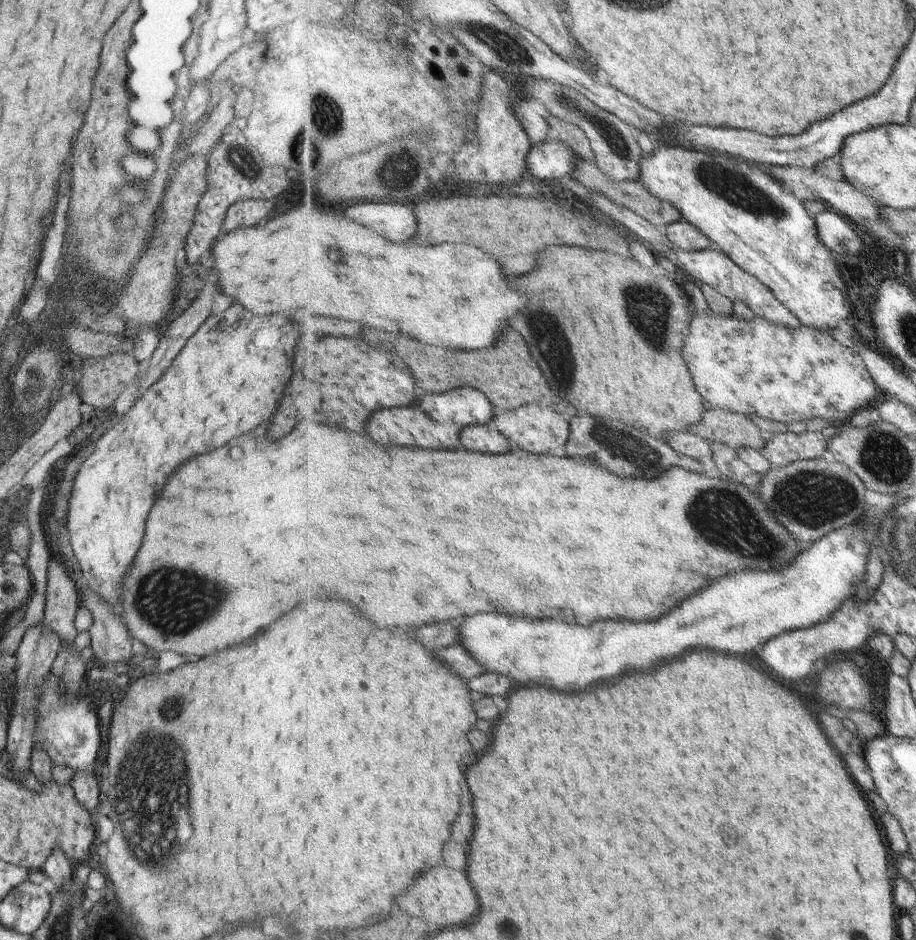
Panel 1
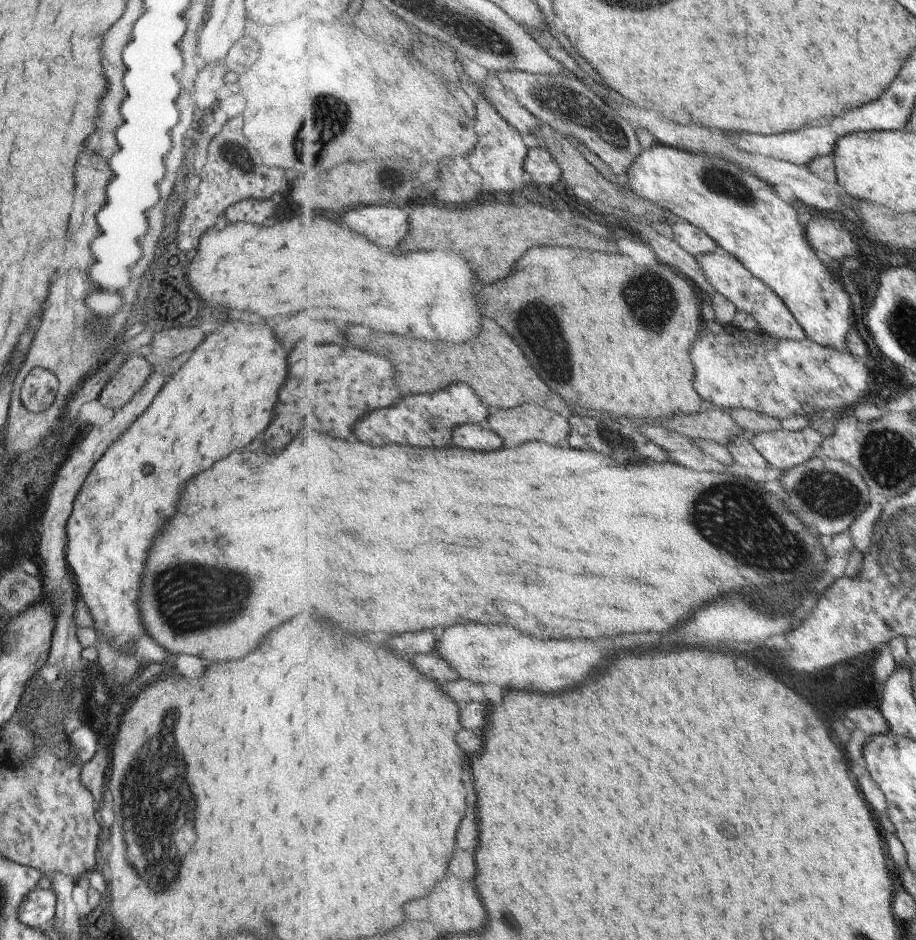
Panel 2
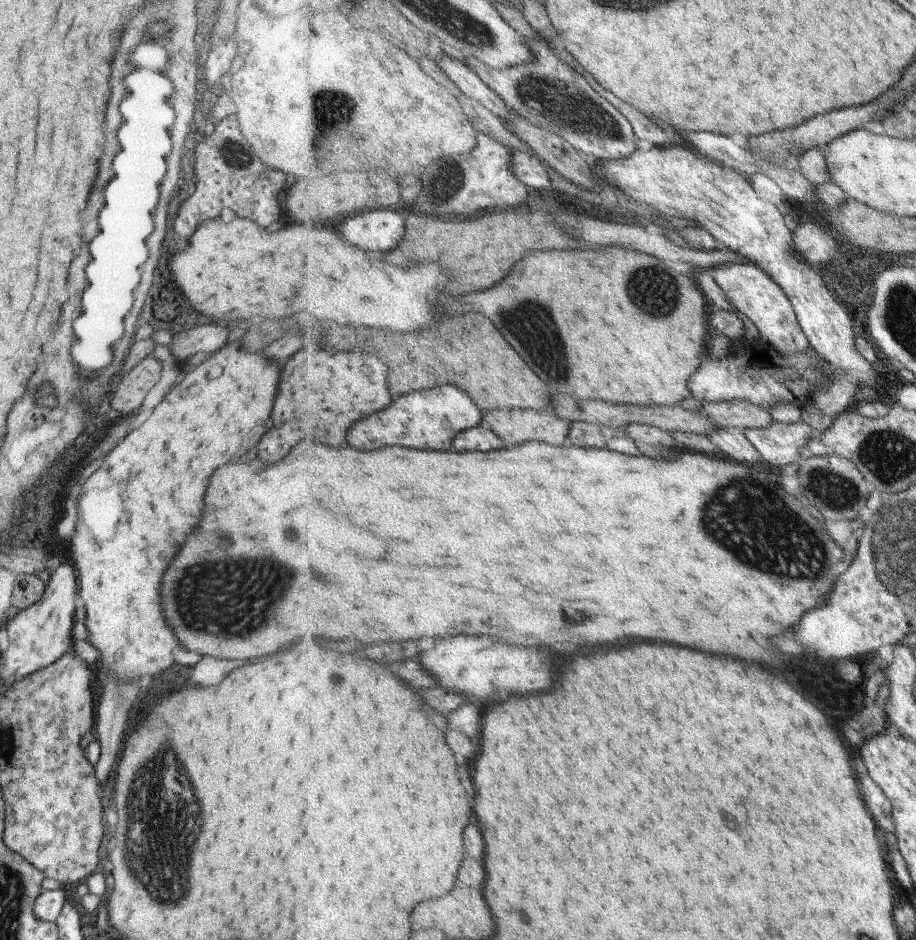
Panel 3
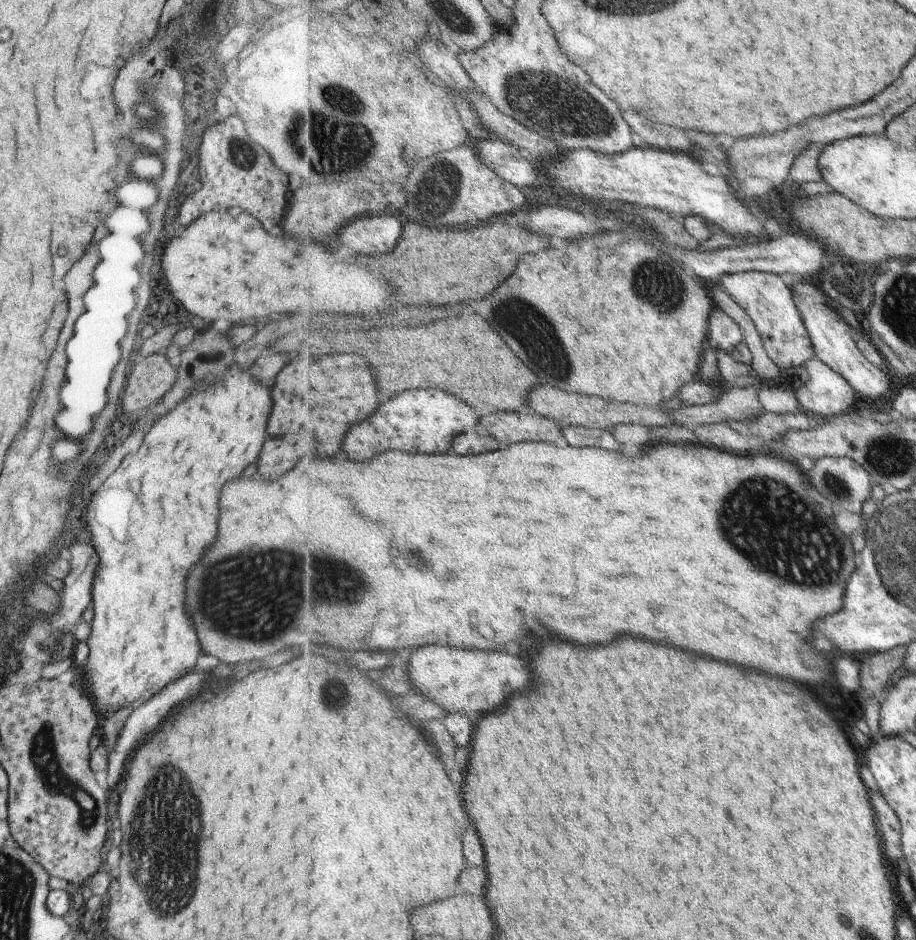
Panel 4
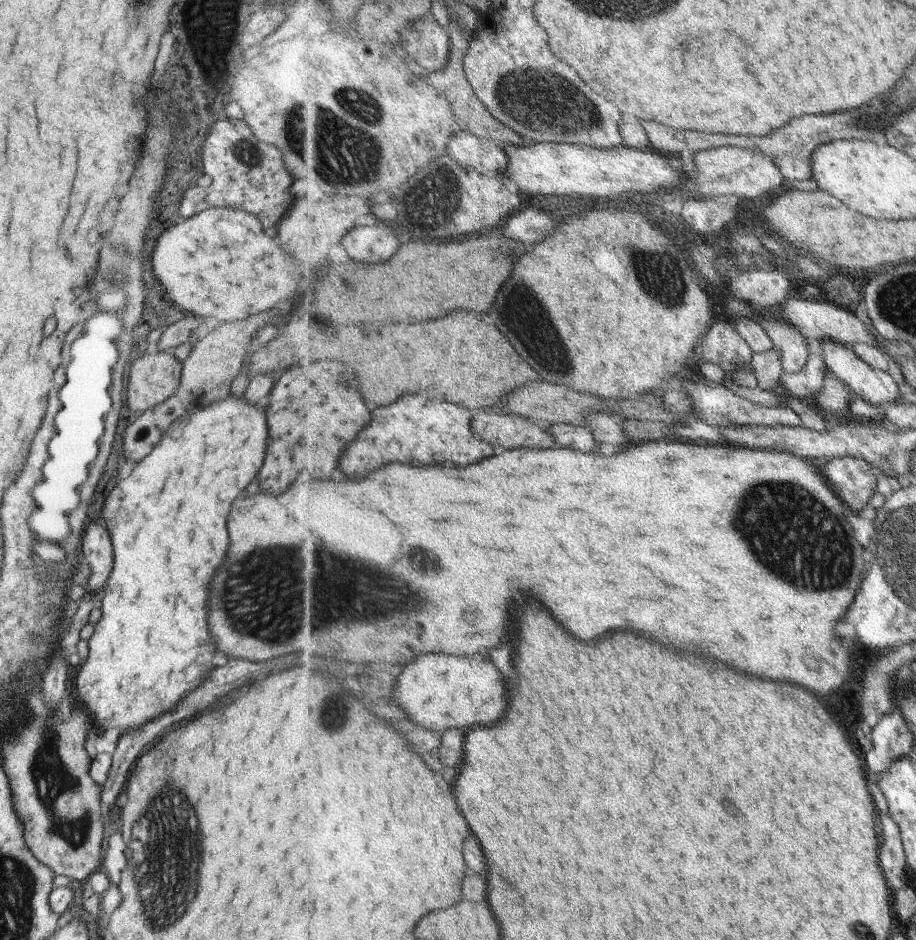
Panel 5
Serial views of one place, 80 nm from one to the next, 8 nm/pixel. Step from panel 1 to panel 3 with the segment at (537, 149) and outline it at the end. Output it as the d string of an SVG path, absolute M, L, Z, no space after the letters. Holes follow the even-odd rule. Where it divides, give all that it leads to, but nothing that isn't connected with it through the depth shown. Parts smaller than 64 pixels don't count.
M515 150L515 156L513 156L515 176L519 176L519 180L529 187L532 192L543 189L549 190L553 182L540 159L538 155L523 154L521 150Z

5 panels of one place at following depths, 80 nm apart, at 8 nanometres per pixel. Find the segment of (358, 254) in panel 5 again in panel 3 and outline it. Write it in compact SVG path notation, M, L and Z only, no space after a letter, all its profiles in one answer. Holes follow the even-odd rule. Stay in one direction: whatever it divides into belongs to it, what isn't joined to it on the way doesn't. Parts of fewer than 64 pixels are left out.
M373 210L349 216L341 226L341 234L367 252L387 252L401 244L407 232L406 218L391 210Z

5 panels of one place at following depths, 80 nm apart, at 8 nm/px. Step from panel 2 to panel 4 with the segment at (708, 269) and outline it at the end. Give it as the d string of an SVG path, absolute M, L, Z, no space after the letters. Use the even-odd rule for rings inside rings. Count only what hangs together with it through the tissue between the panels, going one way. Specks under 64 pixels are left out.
M745 271L724 274L720 287L729 293L755 321L759 336L763 339L766 354L779 368L804 366L815 356L814 344L798 309L795 296L785 280L767 271Z

